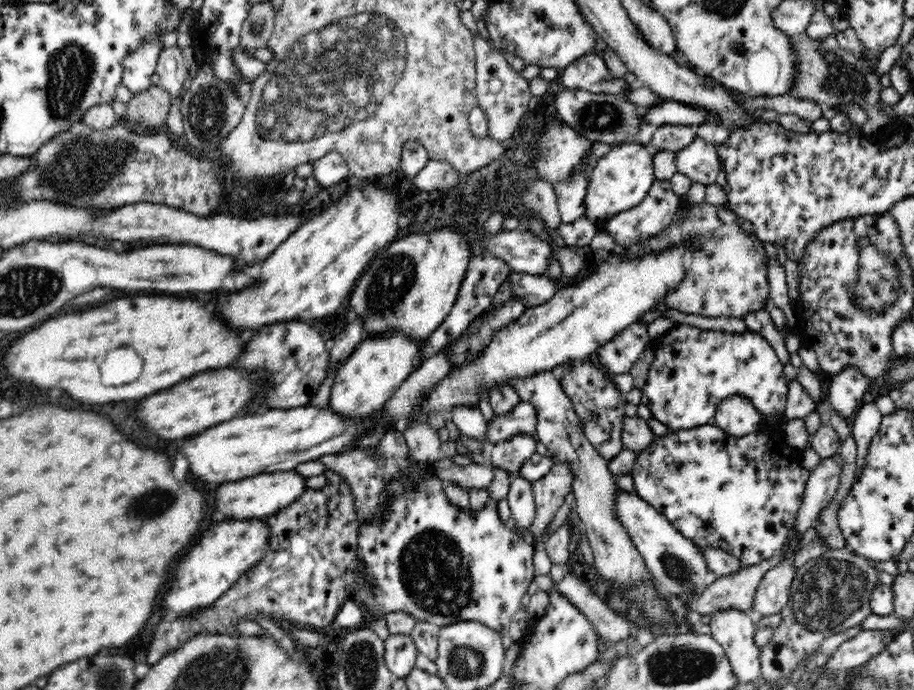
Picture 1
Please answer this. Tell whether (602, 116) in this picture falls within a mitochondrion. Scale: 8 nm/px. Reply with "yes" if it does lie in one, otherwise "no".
yes

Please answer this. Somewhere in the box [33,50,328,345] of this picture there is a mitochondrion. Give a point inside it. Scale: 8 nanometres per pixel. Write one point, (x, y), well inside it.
(80, 167)

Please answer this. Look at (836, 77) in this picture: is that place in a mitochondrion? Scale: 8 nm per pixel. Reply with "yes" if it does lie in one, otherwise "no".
yes

